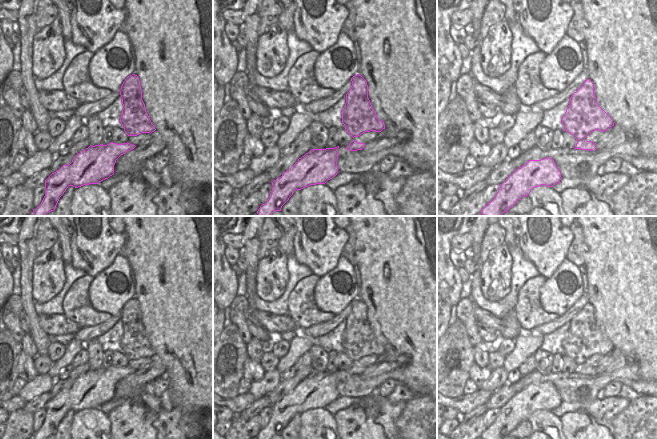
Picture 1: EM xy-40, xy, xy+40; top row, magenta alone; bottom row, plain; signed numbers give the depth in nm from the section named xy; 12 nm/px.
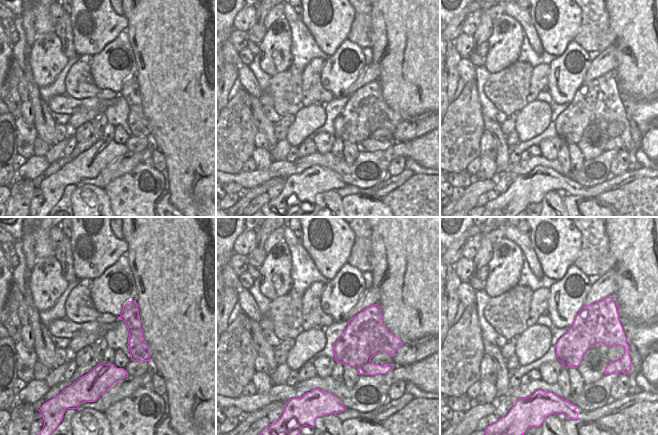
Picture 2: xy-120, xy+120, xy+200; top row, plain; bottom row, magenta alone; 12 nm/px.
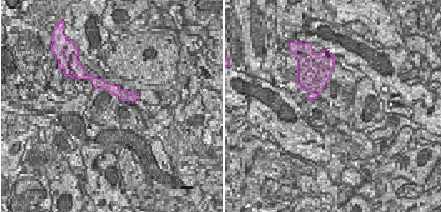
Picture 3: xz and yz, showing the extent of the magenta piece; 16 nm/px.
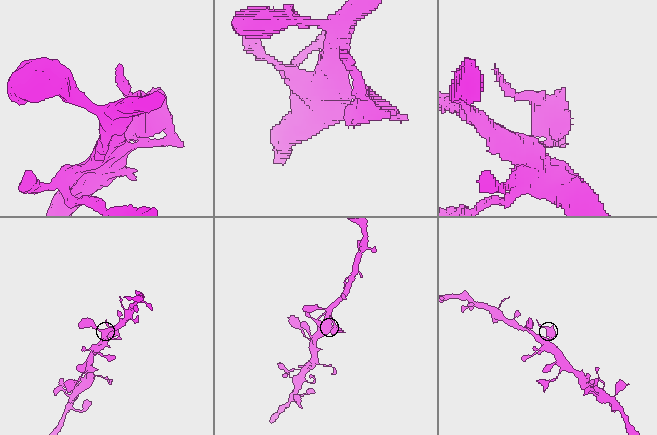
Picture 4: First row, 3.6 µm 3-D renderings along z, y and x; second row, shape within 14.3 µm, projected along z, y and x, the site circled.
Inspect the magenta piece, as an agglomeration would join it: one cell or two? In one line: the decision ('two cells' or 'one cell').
two cells

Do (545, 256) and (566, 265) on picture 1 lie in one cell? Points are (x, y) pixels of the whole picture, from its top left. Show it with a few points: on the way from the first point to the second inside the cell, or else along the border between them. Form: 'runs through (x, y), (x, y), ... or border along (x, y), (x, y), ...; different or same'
border along (566, 258), (546, 279); different

